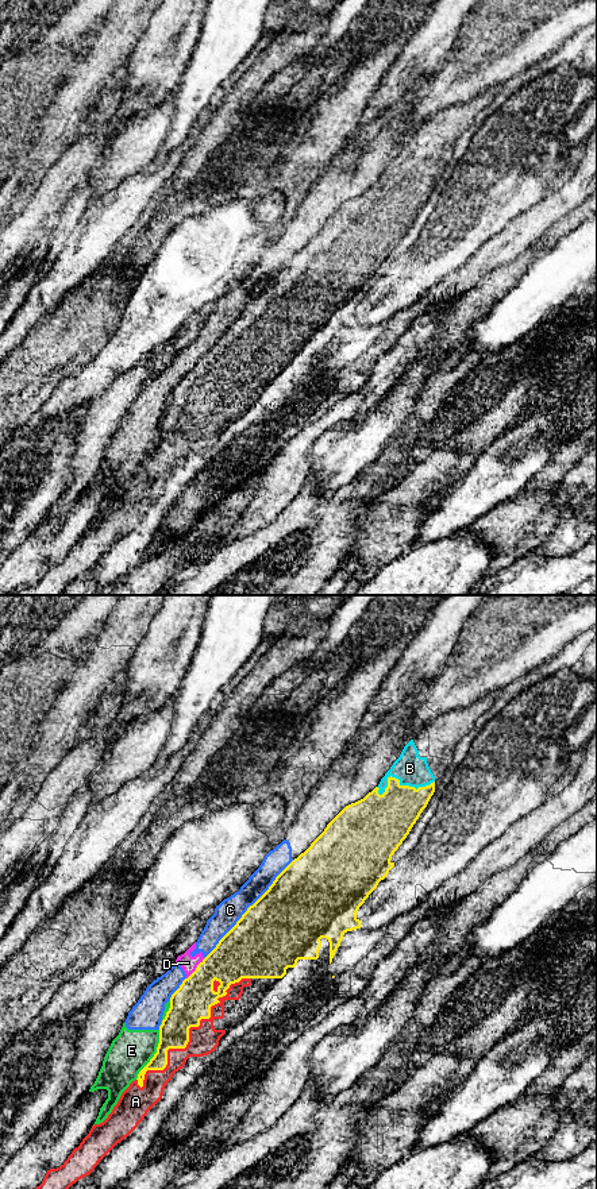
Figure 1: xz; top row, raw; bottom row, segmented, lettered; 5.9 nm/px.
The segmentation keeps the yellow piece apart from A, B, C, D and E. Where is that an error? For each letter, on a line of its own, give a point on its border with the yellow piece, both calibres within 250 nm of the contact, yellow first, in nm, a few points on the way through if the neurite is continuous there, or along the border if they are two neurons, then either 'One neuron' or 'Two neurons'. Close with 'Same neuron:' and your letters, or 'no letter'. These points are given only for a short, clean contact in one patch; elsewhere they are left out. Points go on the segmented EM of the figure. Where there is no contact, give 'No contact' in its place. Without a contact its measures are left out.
A: Touches yellow at xz (188, 1034). Thickness 240 nm (yellow) against 170 nm. One neuron
B: Touches yellow at xz (399, 783). Thickness 320 nm (yellow) against 190 nm. One neuron
C: Touches yellow at xz (247, 910). Thickness 440 nm (yellow) against 150 nm. Two neurons
D: Touches yellow at xz (196, 969). Thickness 260 nm (yellow) against 90 nm. Two neurons
E: Touches yellow at xz (154, 1054). Thickness 180 nm (yellow) against 240 nm. Two neurons
Same neuron: A, B

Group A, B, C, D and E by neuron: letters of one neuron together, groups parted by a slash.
A B / C D E

